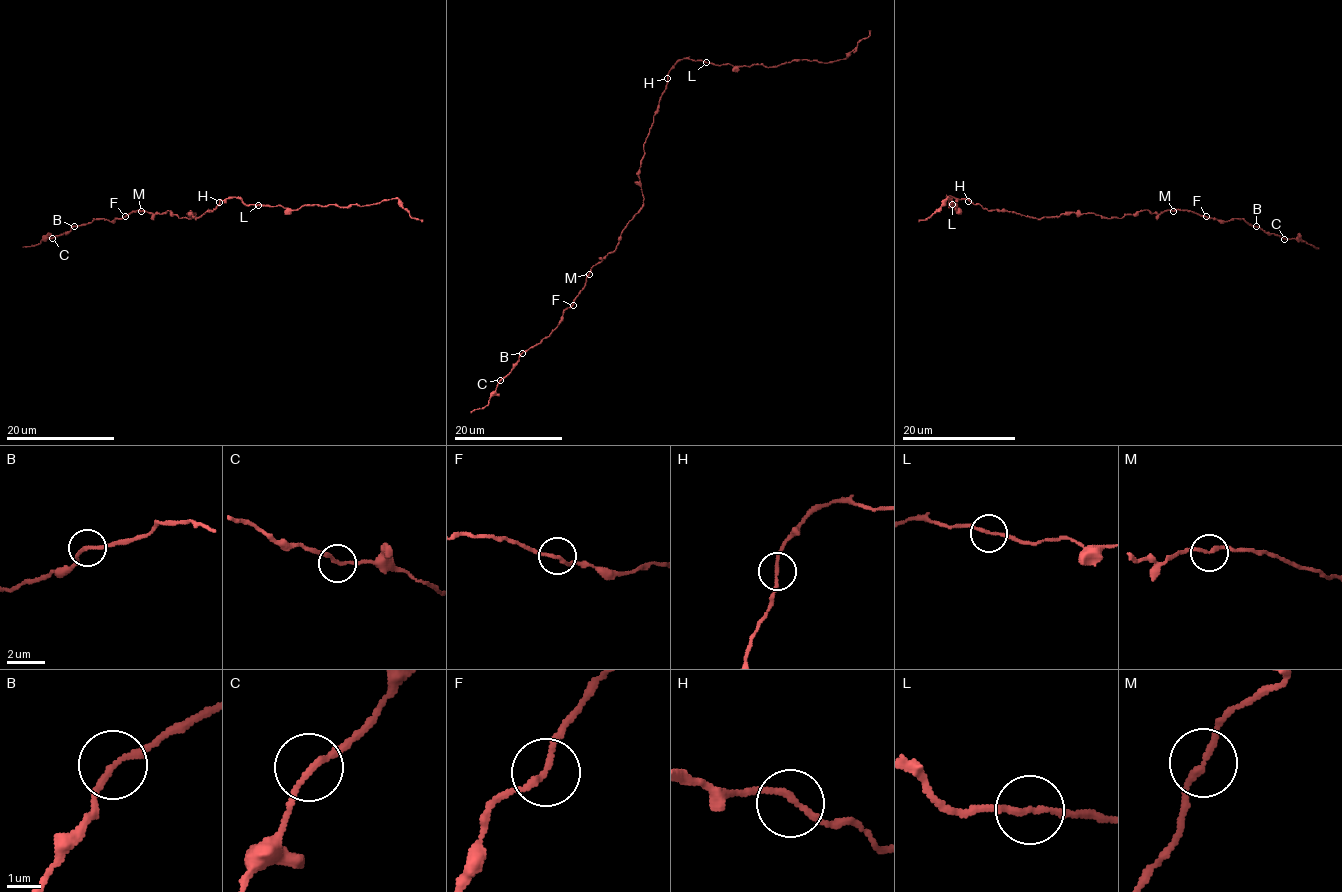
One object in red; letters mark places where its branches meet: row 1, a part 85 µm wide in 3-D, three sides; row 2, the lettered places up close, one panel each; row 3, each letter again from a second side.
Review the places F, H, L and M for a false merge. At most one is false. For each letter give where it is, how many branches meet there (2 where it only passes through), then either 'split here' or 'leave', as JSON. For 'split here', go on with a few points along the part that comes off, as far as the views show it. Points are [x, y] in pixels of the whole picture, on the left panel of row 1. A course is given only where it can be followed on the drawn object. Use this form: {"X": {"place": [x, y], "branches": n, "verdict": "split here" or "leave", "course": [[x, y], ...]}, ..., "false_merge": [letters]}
{"F": {"place": [125, 216], "branches": 2, "verdict": "leave"}, "H": {"place": [219, 202], "branches": 2, "verdict": "leave"}, "L": {"place": [258, 205], "branches": 2, "verdict": "leave"}, "M": {"place": [141, 211], "branches": 2, "verdict": "leave"}, "false_merge": []}

